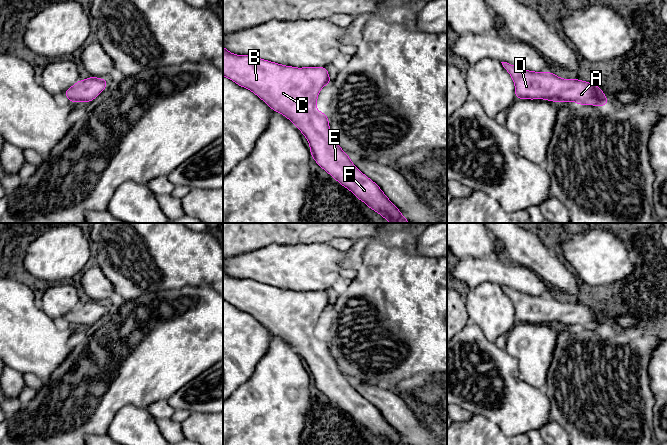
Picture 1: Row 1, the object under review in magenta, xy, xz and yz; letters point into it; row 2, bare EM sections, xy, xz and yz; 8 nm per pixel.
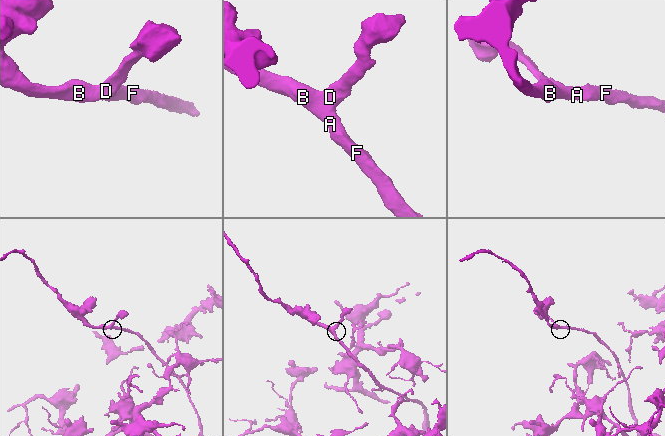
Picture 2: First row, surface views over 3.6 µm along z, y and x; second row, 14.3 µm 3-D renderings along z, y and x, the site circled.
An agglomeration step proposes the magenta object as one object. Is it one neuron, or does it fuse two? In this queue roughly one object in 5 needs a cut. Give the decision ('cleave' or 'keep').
keep

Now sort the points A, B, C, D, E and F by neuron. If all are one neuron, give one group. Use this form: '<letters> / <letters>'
A B C D E F

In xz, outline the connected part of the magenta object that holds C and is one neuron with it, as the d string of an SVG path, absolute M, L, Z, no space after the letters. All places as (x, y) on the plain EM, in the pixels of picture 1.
M223 270L223 300L250 314L273 335L289 343L308 364L310 378L318 390L370 433L388 445L408 445L381 412L353 388L331 356L327 339L317 334L319 316L332 305L325 291L285 290L256 280L233 278Z

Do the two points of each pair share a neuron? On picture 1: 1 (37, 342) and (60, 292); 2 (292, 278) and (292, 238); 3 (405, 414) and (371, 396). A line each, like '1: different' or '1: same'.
1: different
2: different
3: same

